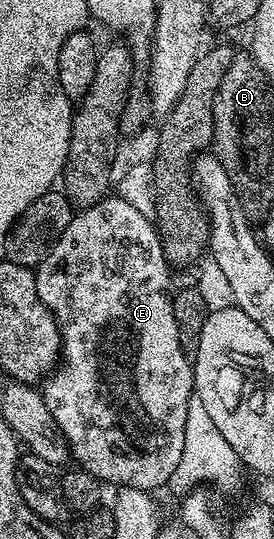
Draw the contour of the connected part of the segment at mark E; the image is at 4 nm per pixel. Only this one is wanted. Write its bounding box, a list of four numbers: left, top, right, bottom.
[35,195,195,491]

